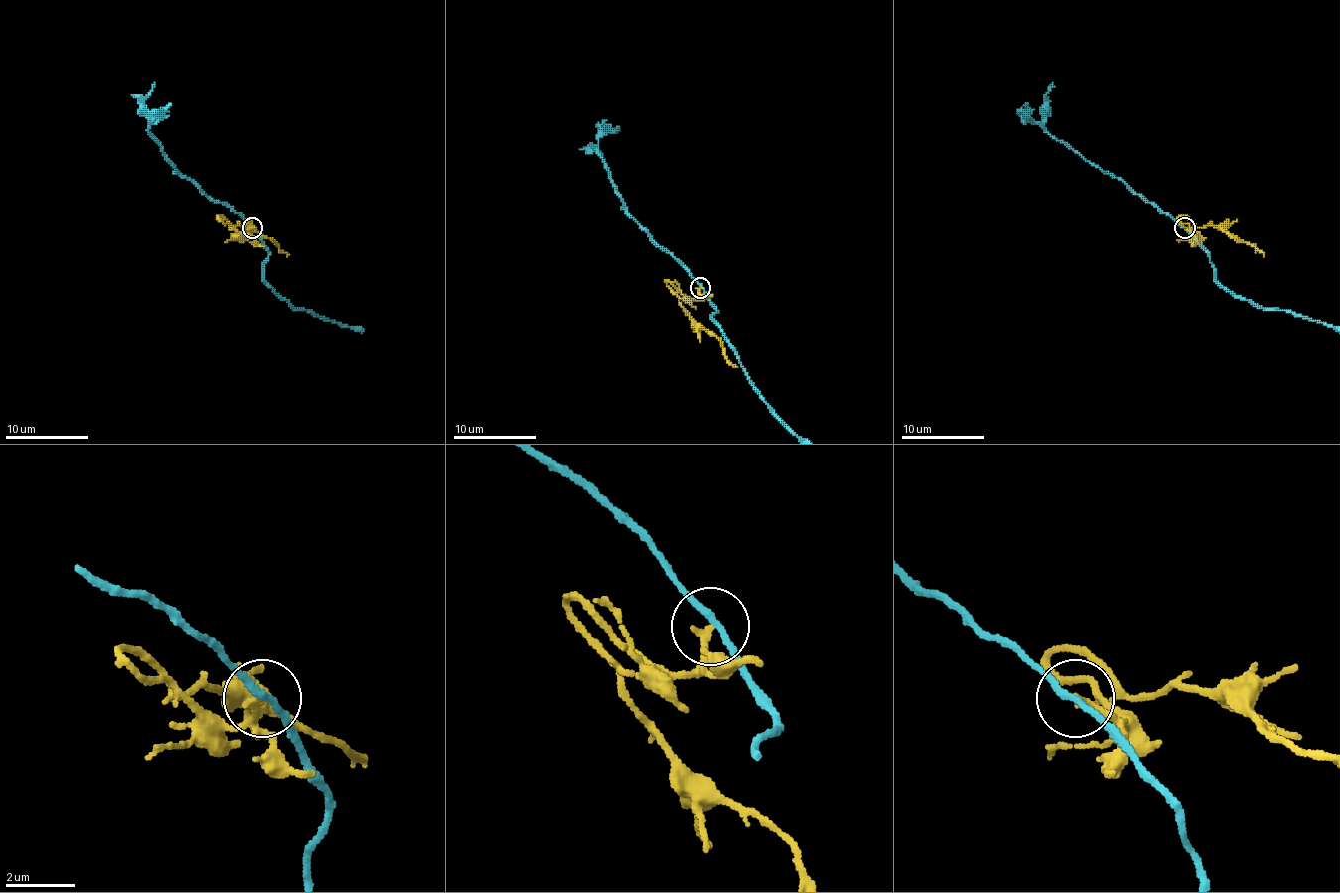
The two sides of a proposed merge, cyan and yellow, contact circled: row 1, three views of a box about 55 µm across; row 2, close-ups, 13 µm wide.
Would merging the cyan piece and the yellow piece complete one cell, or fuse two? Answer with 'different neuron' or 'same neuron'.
different neuron

